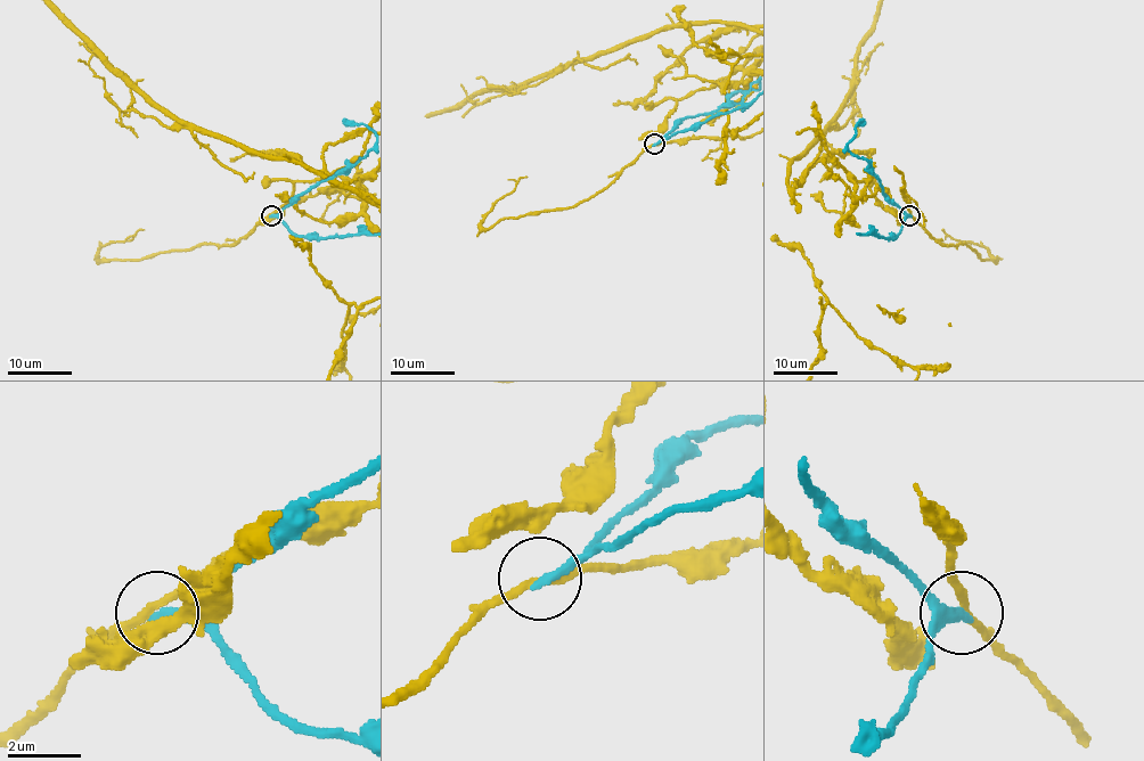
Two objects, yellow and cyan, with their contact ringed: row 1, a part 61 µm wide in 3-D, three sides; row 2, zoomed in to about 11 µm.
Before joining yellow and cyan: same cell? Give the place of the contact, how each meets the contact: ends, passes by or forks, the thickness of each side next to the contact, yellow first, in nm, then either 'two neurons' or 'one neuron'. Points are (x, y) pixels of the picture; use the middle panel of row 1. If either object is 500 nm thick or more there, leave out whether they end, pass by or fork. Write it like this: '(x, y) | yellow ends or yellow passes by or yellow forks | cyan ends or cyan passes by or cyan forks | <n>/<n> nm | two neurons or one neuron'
(654, 144) | yellow forks | cyan ends | 170/280 nm | two neurons

